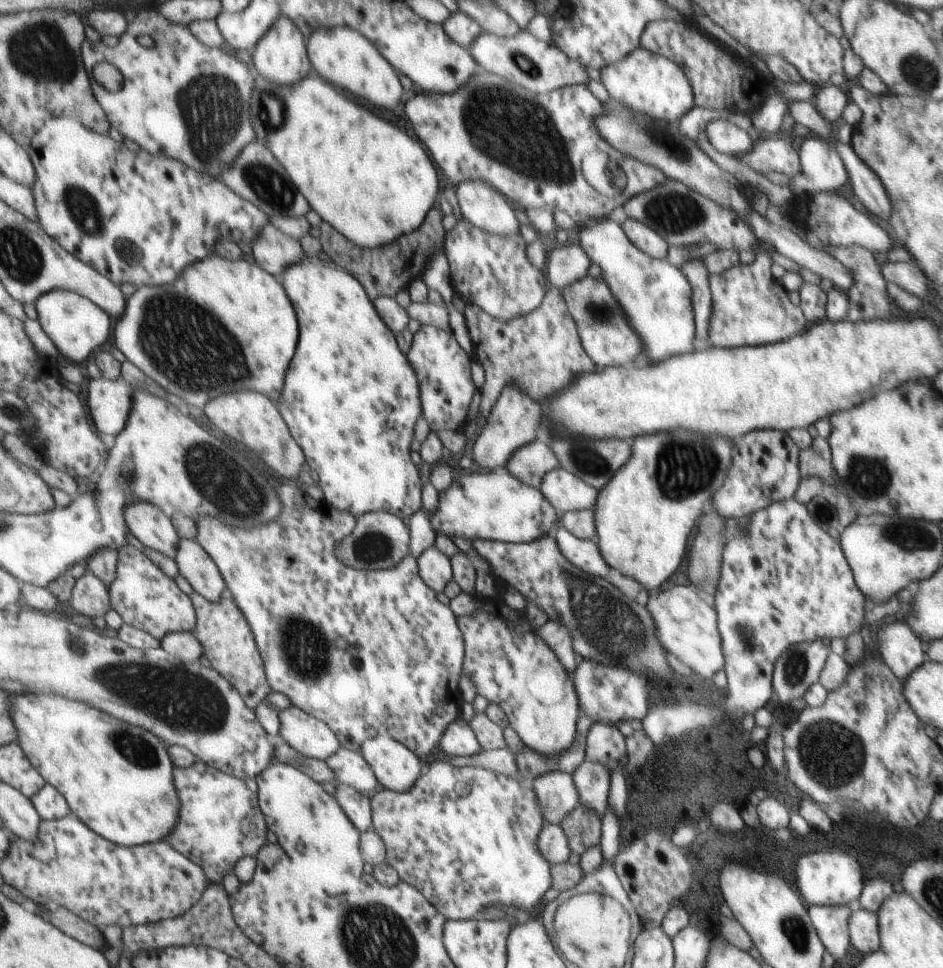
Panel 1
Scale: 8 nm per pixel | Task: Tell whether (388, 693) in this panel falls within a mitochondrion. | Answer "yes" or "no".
no

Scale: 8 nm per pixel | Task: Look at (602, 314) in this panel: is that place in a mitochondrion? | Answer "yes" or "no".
yes

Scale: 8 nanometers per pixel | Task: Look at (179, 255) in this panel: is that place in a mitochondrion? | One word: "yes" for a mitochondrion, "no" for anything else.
no

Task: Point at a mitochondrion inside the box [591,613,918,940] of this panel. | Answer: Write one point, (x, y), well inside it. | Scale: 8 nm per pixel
(828, 748)

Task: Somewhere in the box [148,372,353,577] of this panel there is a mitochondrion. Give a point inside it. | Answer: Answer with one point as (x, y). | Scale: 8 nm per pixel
(220, 477)

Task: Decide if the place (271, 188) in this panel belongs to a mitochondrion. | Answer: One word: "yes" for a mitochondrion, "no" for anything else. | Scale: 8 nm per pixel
yes

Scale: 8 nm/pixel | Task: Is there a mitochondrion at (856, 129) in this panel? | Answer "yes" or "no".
no

